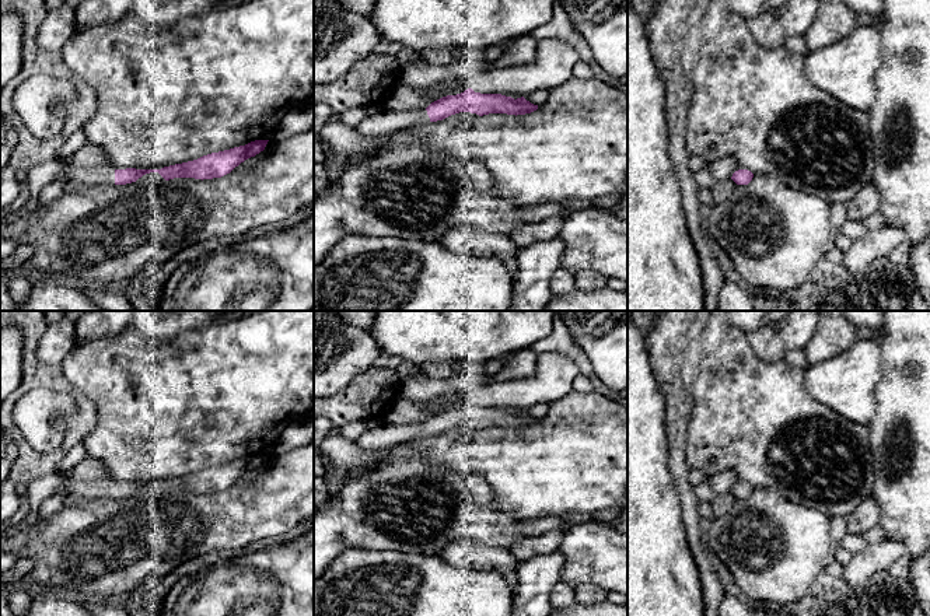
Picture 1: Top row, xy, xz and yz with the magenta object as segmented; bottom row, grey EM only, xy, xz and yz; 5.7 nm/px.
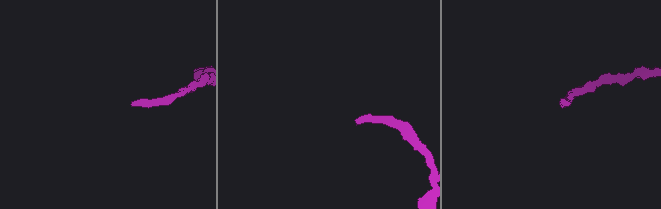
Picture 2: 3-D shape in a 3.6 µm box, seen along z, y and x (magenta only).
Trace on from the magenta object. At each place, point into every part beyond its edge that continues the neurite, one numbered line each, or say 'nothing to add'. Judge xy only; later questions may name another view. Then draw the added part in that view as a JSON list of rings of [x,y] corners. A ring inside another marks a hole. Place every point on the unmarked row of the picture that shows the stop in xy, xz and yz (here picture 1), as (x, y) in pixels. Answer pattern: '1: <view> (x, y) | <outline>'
1: xy (73, 487) | [[[84,441],[73,445],[63,461],[59,463],[56,475],[64,479],[64,487],[60,493],[48,497],[39,507],[38,515],[43,521],[50,521],[60,508],[66,505],[66,501],[71,497],[87,498],[113,498],[115,483],[92,482],[84,483],[71,476],[71,470],[87,456]]]

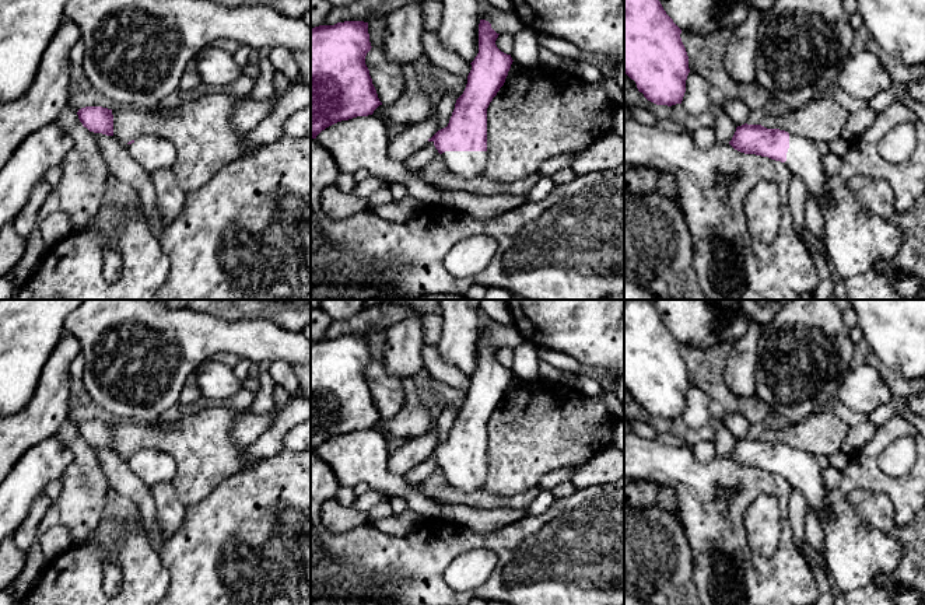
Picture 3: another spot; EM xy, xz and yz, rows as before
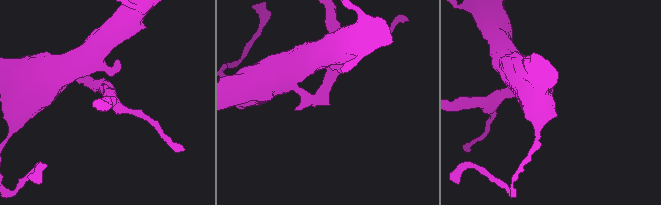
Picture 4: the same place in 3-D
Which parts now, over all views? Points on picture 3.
1: xz (465, 478) | [[[445,465],[441,468],[449,487],[462,493],[473,493],[479,490],[487,476],[487,465]]]

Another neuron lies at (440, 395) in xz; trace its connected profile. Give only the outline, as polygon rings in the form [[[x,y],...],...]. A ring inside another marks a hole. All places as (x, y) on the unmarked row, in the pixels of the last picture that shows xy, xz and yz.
[[[435,378],[431,380],[425,395],[425,401],[435,408],[437,412],[453,409],[456,413],[463,408],[466,398],[466,389],[453,388]]]

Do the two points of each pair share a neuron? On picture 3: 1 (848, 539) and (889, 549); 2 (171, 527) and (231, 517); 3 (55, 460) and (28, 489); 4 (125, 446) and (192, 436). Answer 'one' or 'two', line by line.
1: one
2: two
3: one
4: one

